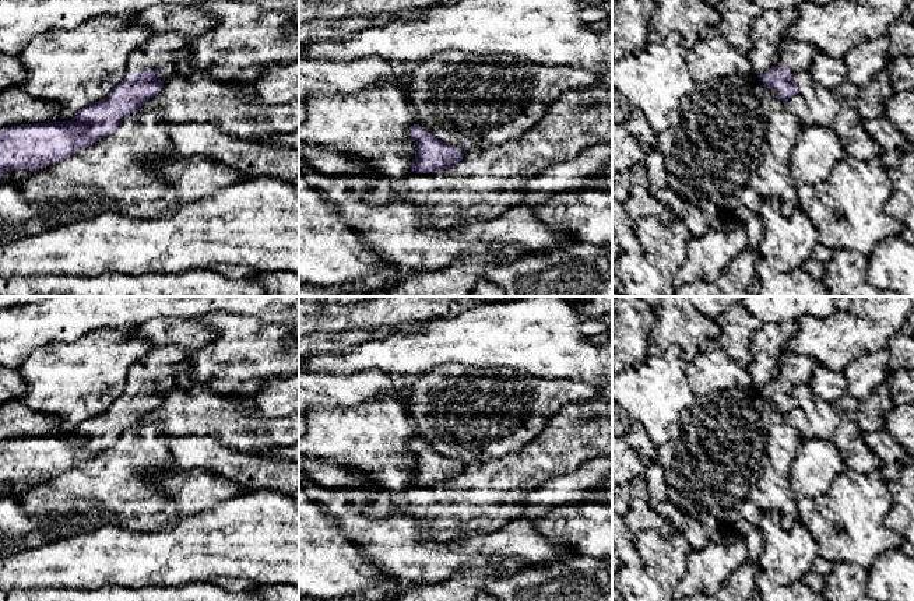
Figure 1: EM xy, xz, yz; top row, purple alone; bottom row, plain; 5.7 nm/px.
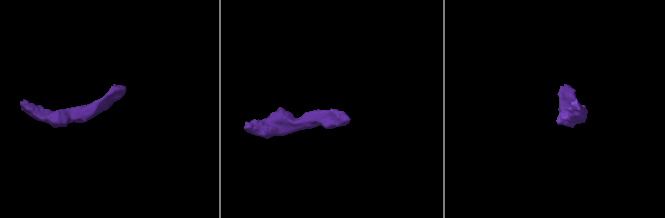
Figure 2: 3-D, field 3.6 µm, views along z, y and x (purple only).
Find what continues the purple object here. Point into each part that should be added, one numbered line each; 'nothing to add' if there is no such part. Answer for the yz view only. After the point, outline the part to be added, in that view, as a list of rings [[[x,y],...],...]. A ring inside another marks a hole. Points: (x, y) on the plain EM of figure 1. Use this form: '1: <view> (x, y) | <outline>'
1: yz (797, 369) | [[[784,351],[778,361],[780,377],[792,387],[808,384],[816,365],[816,359],[808,355]]]

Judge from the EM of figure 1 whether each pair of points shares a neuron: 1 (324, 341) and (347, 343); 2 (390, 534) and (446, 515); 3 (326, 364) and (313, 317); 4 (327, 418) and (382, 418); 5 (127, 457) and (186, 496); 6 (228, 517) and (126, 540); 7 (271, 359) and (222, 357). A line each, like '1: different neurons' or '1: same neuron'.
1: same neuron
2: different neurons
3: different neurons
4: same neuron
5: same neuron
6: same neuron
7: same neuron

